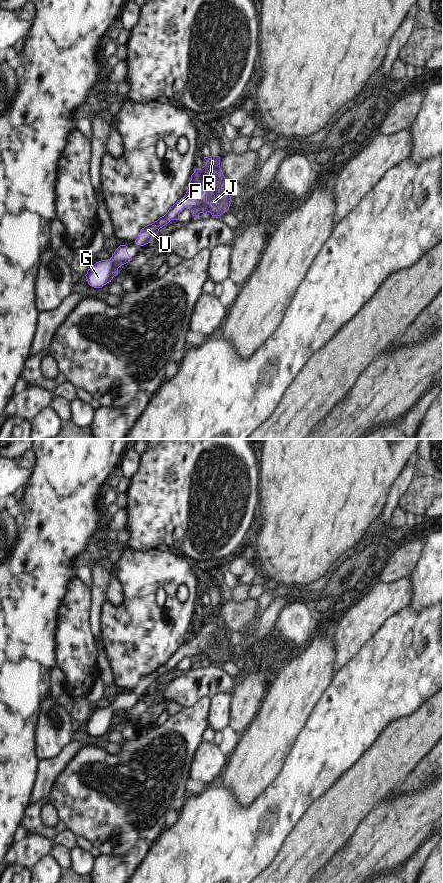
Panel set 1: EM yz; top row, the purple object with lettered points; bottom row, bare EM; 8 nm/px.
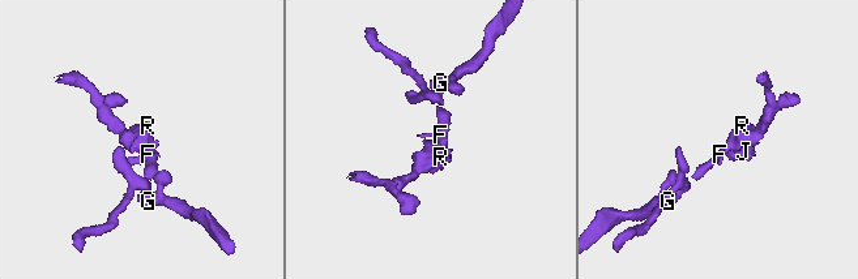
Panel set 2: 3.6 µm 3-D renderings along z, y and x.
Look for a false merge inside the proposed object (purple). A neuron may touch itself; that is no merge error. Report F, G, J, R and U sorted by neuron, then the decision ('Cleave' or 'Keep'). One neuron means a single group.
Groups: F G J R U. Keep.

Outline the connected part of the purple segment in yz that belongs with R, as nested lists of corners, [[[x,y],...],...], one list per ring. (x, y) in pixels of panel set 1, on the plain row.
[[[208,604],[204,605],[204,607],[206,608],[206,613],[200,617],[195,617],[194,621],[191,623],[191,628],[184,645],[171,654],[164,664],[142,676],[139,684],[135,688],[137,692],[144,694],[151,691],[153,685],[158,681],[160,676],[168,672],[171,668],[179,668],[179,661],[184,656],[189,657],[193,664],[198,664],[200,661],[206,662],[207,660],[210,660],[212,664],[220,664],[229,658],[231,652],[229,635],[231,630],[223,623],[220,616],[220,605]]]

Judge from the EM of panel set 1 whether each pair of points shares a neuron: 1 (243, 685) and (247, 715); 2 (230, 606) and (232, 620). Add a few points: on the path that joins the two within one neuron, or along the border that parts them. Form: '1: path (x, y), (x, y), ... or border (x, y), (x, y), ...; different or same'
1: path (246, 692), (246, 708); same
2: path (230, 609), (232, 617); same

